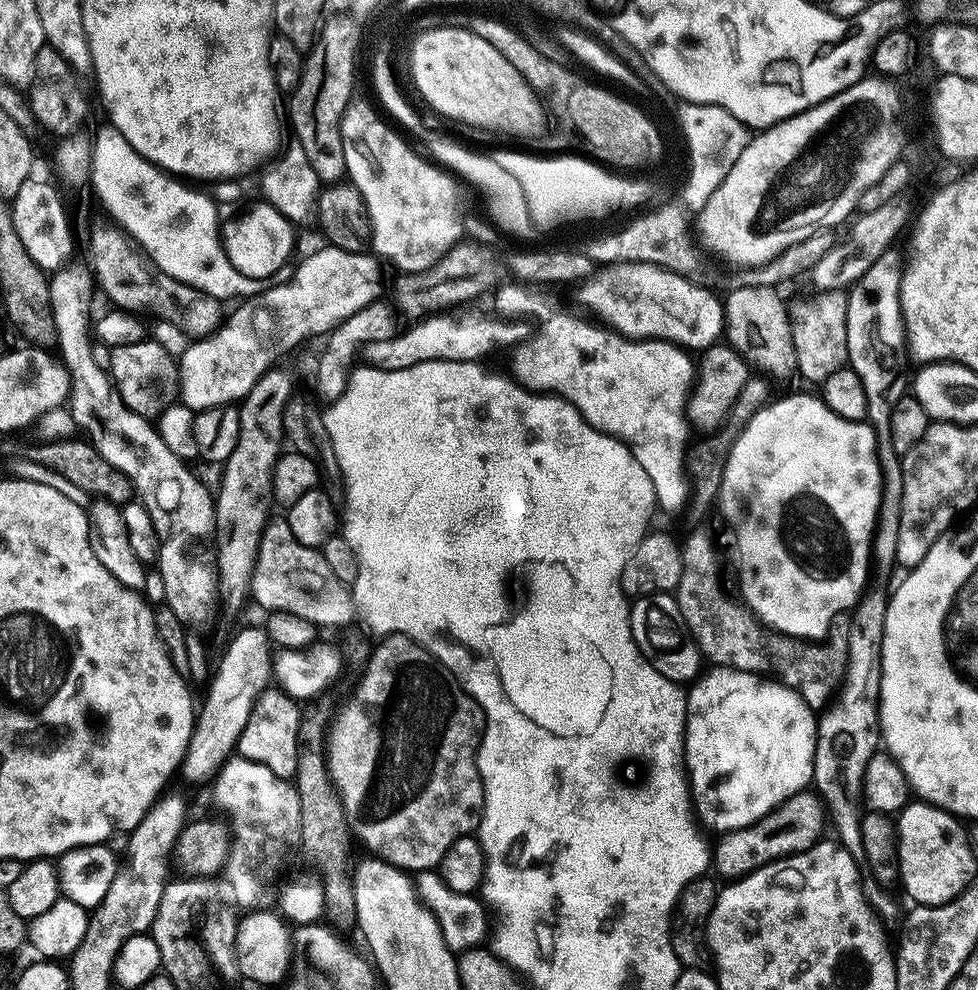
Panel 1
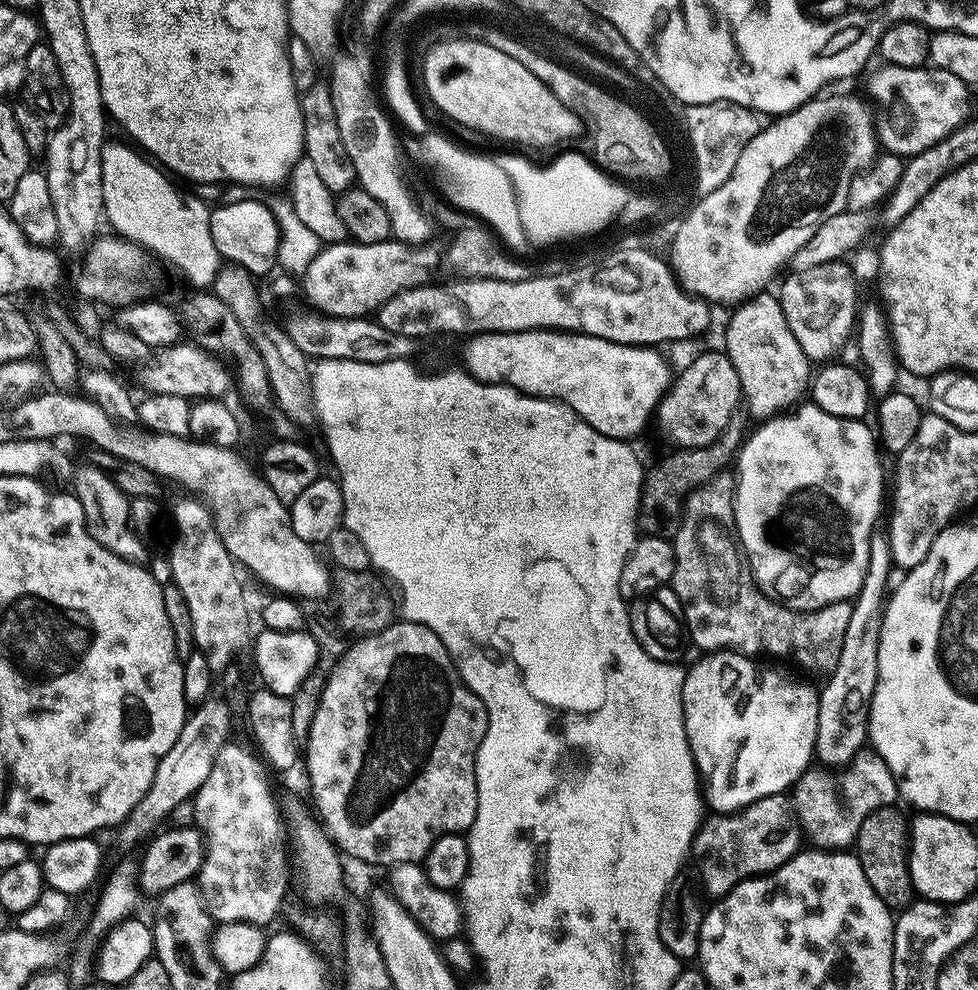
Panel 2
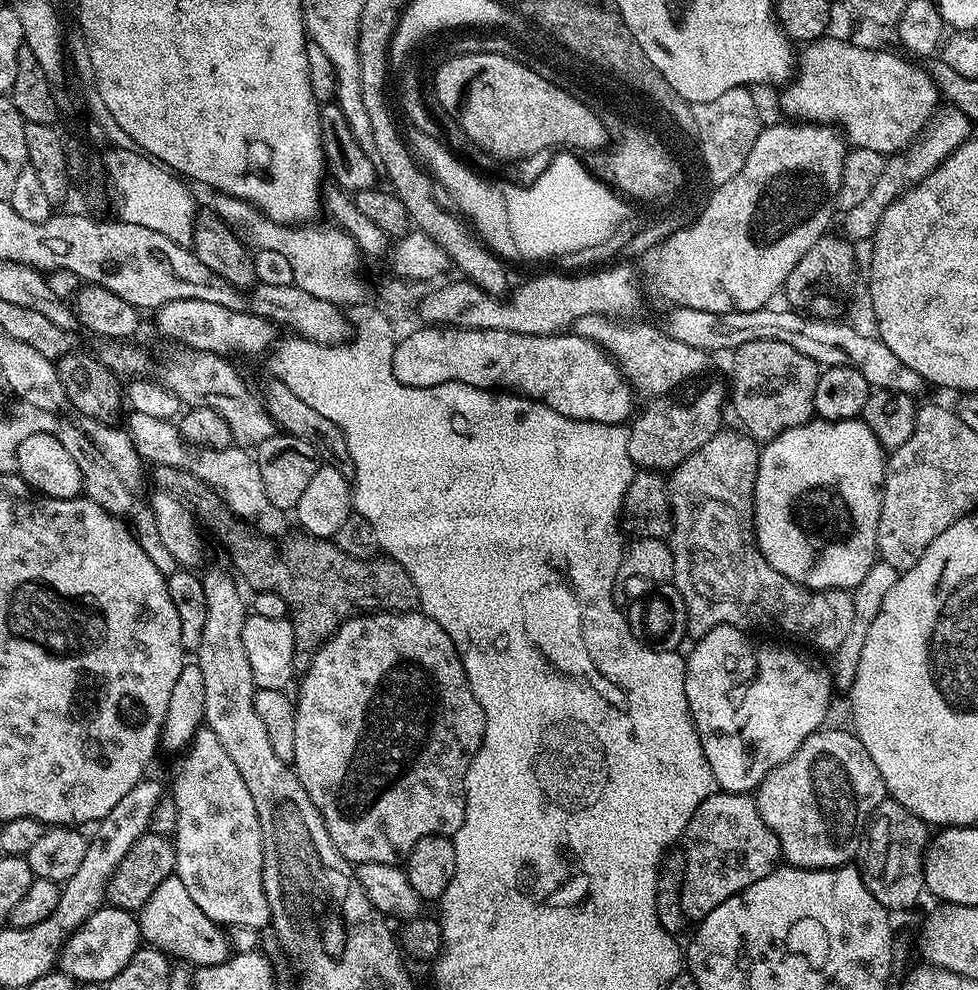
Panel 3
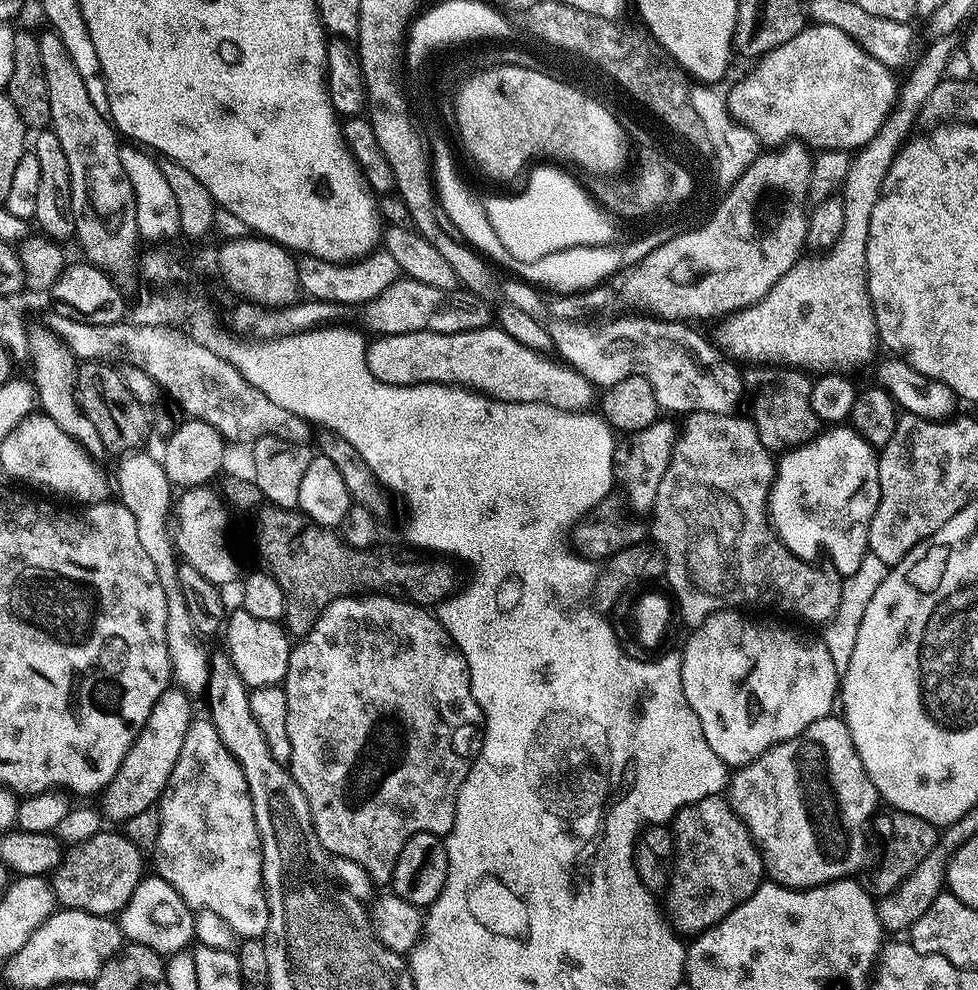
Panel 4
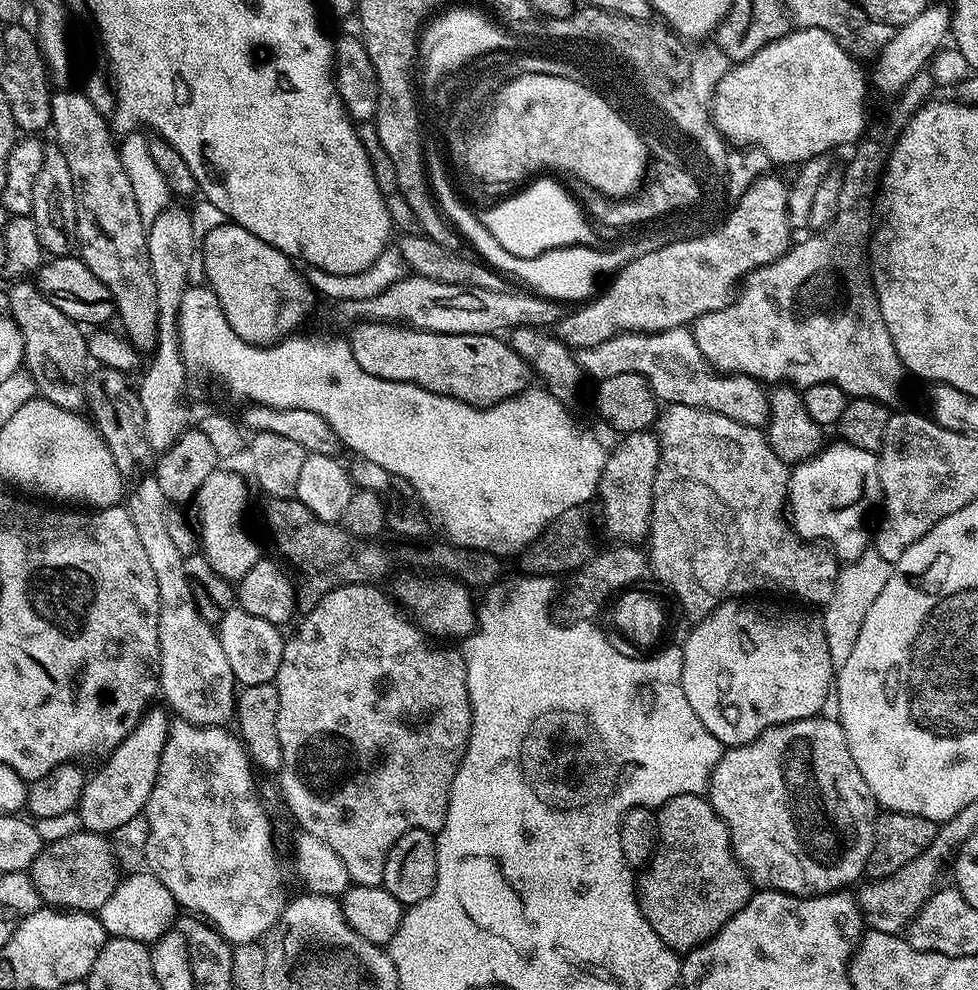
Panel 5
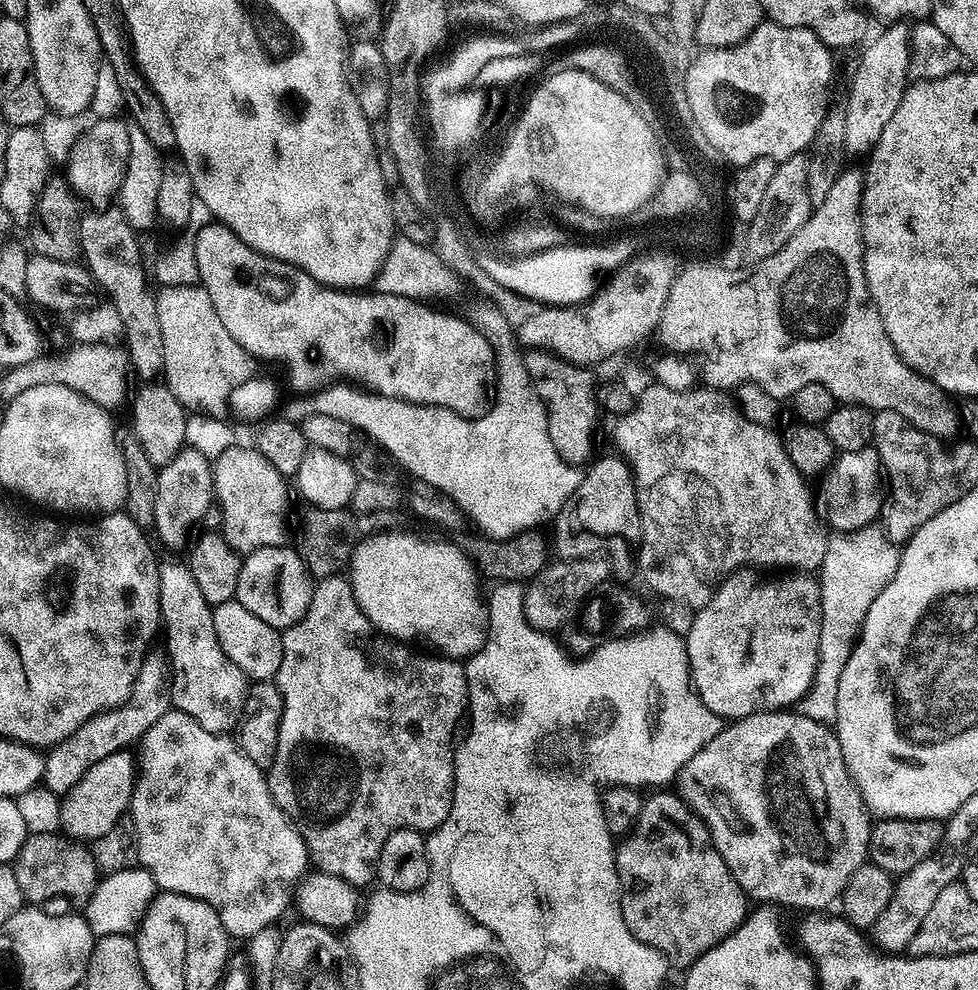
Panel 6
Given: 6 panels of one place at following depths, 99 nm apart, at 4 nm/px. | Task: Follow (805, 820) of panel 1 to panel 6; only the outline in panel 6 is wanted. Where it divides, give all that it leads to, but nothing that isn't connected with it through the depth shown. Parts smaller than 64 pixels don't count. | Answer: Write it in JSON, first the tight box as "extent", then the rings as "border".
{"extent":[616,790,750,970],"border":[[[672,790],[653,791],[656,793],[645,799],[636,827],[632,829],[628,836],[619,841],[616,849],[616,873],[620,879],[622,918],[626,918],[626,926],[630,930],[630,934],[634,934],[634,938],[646,942],[646,946],[657,948],[669,965],[676,967],[677,964],[680,970],[687,970],[702,954],[706,954],[706,950],[718,946],[718,942],[725,940],[744,921],[744,917],[750,911],[750,901],[738,886],[738,882],[732,871],[726,866],[726,862],[722,862],[722,854],[718,854],[718,850],[712,845],[712,836],[709,834],[707,826],[702,822],[700,815],[679,794],[675,791],[668,791]]]}

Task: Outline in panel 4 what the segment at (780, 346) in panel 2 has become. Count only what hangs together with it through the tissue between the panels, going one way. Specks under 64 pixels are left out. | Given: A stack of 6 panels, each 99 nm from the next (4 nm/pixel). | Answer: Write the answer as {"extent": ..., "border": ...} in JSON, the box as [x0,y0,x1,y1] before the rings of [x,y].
{"extent":[746,366,822,454],"border":[[[752,366],[746,372],[747,387],[756,388],[752,396],[752,425],[758,430],[758,438],[762,438],[762,446],[766,446],[773,454],[783,453],[789,448],[813,440],[821,431],[822,421],[814,414],[814,406],[810,406],[810,390],[812,380],[807,371],[789,366]]]}

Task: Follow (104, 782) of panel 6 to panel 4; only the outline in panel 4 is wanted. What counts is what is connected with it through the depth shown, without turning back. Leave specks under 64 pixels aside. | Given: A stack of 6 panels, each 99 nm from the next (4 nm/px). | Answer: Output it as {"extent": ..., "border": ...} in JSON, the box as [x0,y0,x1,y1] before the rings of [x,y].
{"extent":[102,686,194,824],"border":[[[170,686],[161,698],[154,704],[146,726],[143,727],[134,746],[123,759],[118,774],[114,776],[102,793],[104,799],[103,815],[108,819],[118,821],[118,824],[153,807],[160,799],[168,784],[169,776],[173,773],[178,755],[182,752],[182,744],[186,732],[194,719],[191,697],[189,693],[178,686]]]}

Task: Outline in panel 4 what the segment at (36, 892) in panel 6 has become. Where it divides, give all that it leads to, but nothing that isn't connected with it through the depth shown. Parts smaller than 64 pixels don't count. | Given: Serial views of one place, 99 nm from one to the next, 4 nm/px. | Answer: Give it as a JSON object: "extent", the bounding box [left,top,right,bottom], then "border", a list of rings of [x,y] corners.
{"extent":[50,830,146,917],"border":[[[108,830],[94,834],[92,840],[71,845],[50,876],[57,905],[77,908],[95,916],[115,917],[128,905],[130,896],[138,890],[146,875],[143,854],[131,837]]]}

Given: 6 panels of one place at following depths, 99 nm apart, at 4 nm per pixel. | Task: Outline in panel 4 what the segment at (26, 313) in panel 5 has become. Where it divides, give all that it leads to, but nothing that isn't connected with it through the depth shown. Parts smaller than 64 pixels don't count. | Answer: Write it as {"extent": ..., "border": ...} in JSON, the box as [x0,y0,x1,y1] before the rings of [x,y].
{"extent":[28,326,106,458],"border":[[[35,326],[28,329],[28,353],[32,360],[34,383],[34,396],[38,401],[38,408],[43,415],[48,416],[54,422],[58,422],[58,430],[66,430],[70,438],[78,446],[85,449],[89,456],[99,458],[105,455],[106,449],[98,430],[90,423],[90,418],[78,406],[76,397],[76,370],[78,361],[76,355],[69,351],[58,337],[46,327]]]}

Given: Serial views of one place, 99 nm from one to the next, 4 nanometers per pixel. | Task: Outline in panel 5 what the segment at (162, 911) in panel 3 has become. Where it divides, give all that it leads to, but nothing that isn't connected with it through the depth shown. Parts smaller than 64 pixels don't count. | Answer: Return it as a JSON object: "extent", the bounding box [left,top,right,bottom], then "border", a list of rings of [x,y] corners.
{"extent":[98,870,178,945],"border":[[[143,870],[125,875],[114,894],[106,898],[106,906],[100,908],[98,915],[109,937],[134,938],[138,942],[151,945],[172,929],[178,919],[178,905],[170,890],[166,890],[166,886],[158,882],[158,878]]]}

